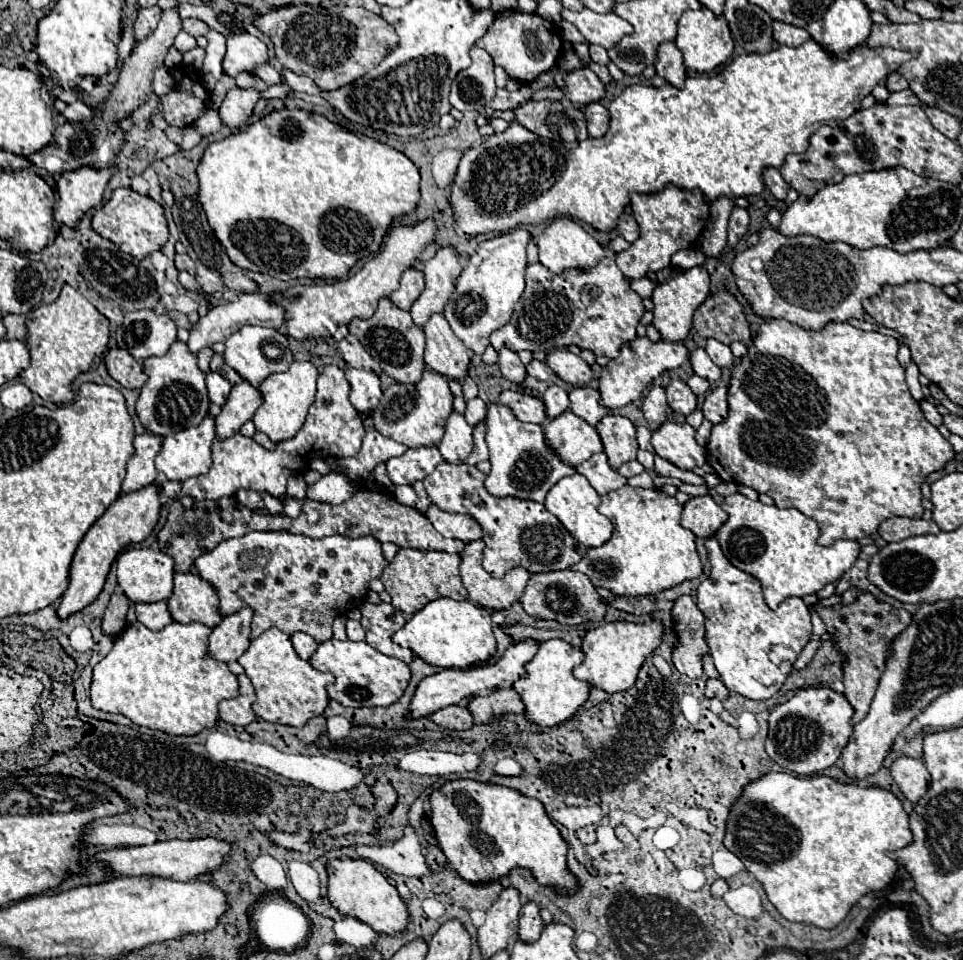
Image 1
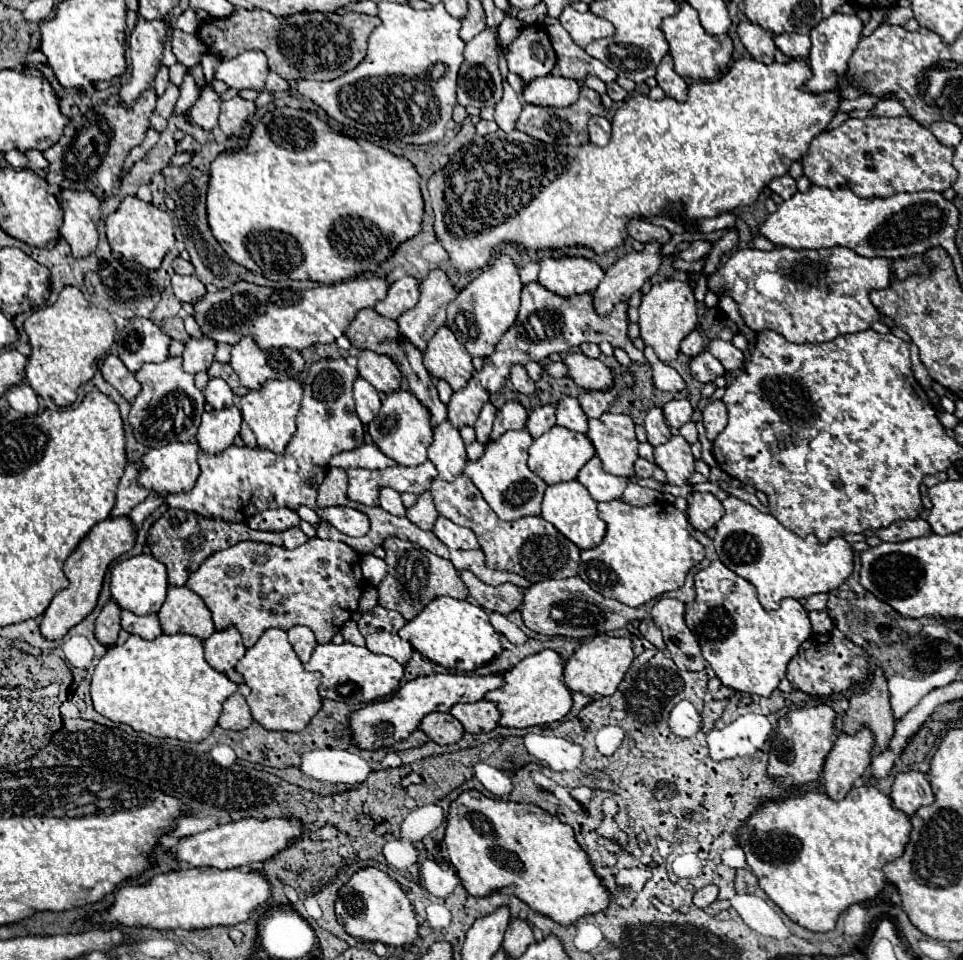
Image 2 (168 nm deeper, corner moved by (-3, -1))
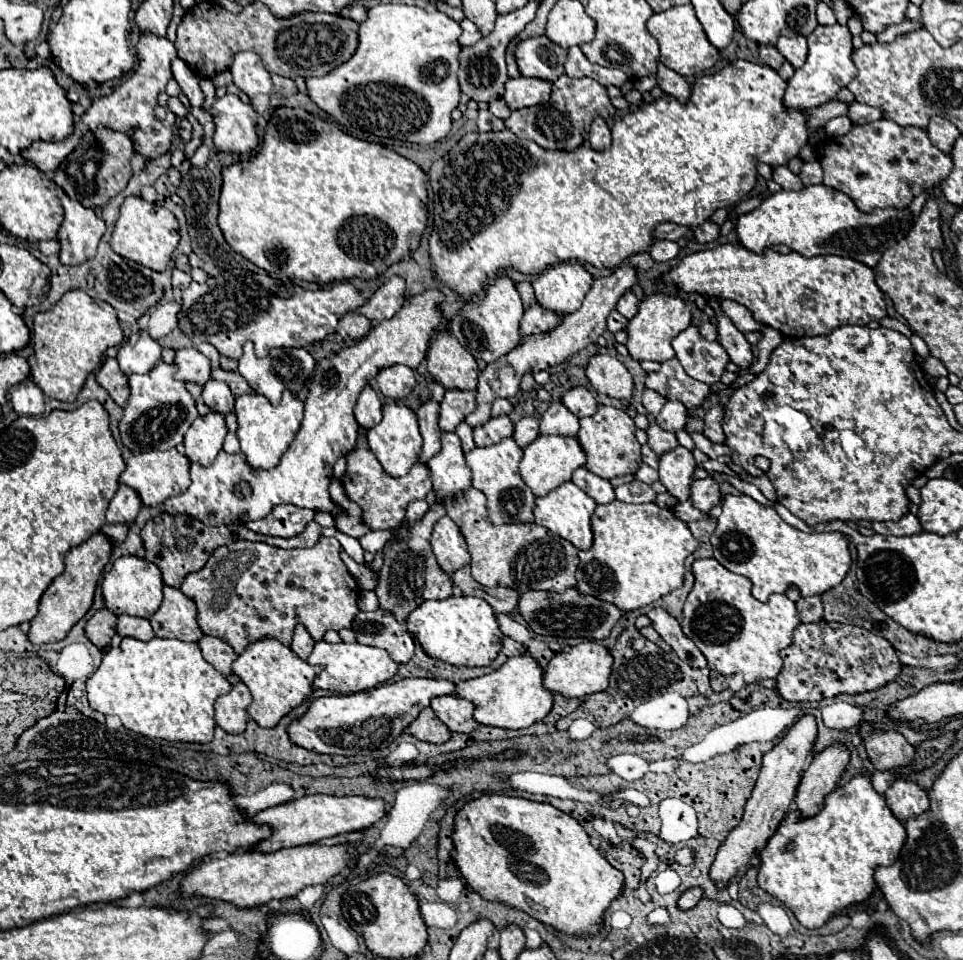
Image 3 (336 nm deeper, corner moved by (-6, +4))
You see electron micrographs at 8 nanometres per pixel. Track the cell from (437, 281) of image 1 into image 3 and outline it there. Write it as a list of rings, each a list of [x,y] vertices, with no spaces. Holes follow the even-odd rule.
[[[427,289],[409,297],[395,317],[375,325],[355,343],[355,347],[345,347],[333,357],[317,361],[309,383],[309,395],[305,399],[301,429],[273,469],[255,469],[247,463],[243,453],[231,455],[221,451],[209,467],[191,463],[191,487],[185,493],[167,499],[163,509],[169,515],[187,513],[207,525],[243,525],[251,519],[263,519],[281,503],[341,515],[343,509],[329,497],[327,485],[339,455],[355,447],[359,435],[359,423],[353,415],[355,401],[379,369],[391,365],[405,365],[411,369],[419,367],[427,355],[431,333],[443,321],[439,309],[443,301],[445,295],[439,289]]]

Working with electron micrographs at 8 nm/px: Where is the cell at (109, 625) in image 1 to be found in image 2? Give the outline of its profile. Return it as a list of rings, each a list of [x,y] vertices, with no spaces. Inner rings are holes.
[[[108,602],[100,616],[96,618],[96,624],[94,624],[94,636],[100,644],[104,646],[112,646],[118,638],[118,632],[120,632],[120,608],[116,602]]]

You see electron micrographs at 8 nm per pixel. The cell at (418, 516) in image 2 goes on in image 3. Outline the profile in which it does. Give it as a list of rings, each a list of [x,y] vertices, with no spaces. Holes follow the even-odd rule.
[[[431,503],[429,511],[409,529],[407,537],[401,541],[389,541],[383,549],[383,567],[379,571],[379,585],[375,589],[379,607],[393,611],[401,623],[405,623],[407,615],[417,609],[421,603],[429,599],[447,599],[453,597],[453,581],[449,573],[437,563],[437,557],[431,549],[431,531],[435,522],[445,515],[445,507],[441,503]]]

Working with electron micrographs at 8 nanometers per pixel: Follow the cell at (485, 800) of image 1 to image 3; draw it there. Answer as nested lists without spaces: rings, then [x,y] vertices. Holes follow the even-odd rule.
[[[485,793],[455,815],[453,845],[459,873],[483,899],[521,909],[567,935],[597,933],[605,909],[623,889],[623,873],[607,863],[573,817],[549,803]]]

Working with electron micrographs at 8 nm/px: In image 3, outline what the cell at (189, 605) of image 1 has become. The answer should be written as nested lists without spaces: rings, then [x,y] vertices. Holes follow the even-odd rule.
[[[177,587],[163,589],[163,603],[151,617],[151,627],[157,637],[175,637],[181,641],[199,641],[203,631],[197,623],[197,605]]]

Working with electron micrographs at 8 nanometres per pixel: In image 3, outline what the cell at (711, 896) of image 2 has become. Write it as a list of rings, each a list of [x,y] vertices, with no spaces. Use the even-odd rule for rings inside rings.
[[[693,887],[693,889],[687,889],[683,895],[681,895],[681,899],[679,899],[679,907],[681,909],[691,909],[691,907],[695,907],[699,901],[701,901],[701,897],[703,897],[703,889],[701,887]]]

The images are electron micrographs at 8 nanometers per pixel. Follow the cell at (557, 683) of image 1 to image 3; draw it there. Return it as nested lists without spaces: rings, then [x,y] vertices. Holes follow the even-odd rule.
[[[529,655],[511,657],[497,671],[457,683],[457,695],[475,705],[475,719],[481,725],[503,729],[527,729],[553,709],[553,693],[543,687],[543,667]]]

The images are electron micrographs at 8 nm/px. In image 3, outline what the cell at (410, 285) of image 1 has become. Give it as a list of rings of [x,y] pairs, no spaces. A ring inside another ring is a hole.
[[[391,277],[385,285],[381,285],[375,295],[357,309],[357,313],[365,315],[373,323],[381,323],[385,319],[391,319],[405,303],[405,279],[403,277]]]

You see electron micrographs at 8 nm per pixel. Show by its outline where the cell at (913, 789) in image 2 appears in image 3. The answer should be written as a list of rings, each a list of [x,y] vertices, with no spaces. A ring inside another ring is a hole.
[[[895,779],[893,787],[885,791],[885,799],[889,809],[901,821],[921,815],[929,807],[927,791],[919,783],[907,781],[907,779]]]

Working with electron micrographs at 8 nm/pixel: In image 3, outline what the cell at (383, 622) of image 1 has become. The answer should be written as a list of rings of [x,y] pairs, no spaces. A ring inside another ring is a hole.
[[[391,611],[359,613],[351,629],[357,633],[359,643],[387,649],[397,663],[407,663],[413,657],[413,637]]]

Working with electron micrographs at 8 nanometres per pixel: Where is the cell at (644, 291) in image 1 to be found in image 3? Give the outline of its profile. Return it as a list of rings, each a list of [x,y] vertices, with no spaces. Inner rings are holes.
[[[627,291],[627,293],[623,295],[623,299],[619,299],[619,303],[617,303],[617,311],[619,311],[623,317],[633,319],[635,313],[637,313],[637,303],[639,303],[639,299],[637,299],[631,291]]]

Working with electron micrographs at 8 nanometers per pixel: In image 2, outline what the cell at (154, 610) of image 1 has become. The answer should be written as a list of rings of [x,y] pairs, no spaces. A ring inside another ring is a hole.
[[[122,610],[120,614],[120,624],[128,634],[138,634],[144,640],[154,640],[156,636],[162,634],[160,622],[156,614],[146,614],[146,616],[136,616],[128,610]]]

